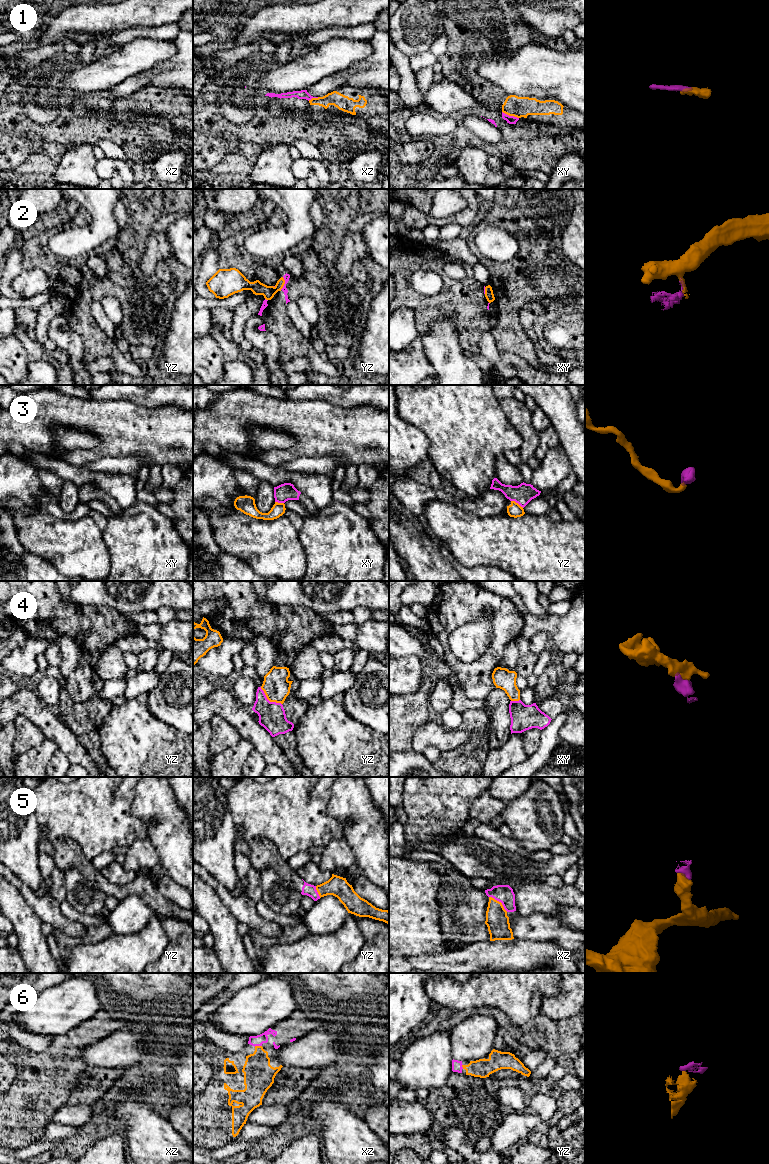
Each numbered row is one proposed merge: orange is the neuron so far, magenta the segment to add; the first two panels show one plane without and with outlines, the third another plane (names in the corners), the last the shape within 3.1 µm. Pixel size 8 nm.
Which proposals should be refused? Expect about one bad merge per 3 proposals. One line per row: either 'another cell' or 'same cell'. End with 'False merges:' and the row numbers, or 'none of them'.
1: another cell
2: another cell
3: another cell
4: another cell
5: same cell
6: same cell
False merges: 1, 2, 3, 4

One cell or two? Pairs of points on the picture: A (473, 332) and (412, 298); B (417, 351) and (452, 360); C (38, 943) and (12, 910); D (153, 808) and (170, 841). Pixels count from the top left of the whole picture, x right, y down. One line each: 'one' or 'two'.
A: one
B: two
C: one
D: one

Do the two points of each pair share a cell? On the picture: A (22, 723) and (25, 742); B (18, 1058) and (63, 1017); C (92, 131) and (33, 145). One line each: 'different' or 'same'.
A: same
B: different
C: different

